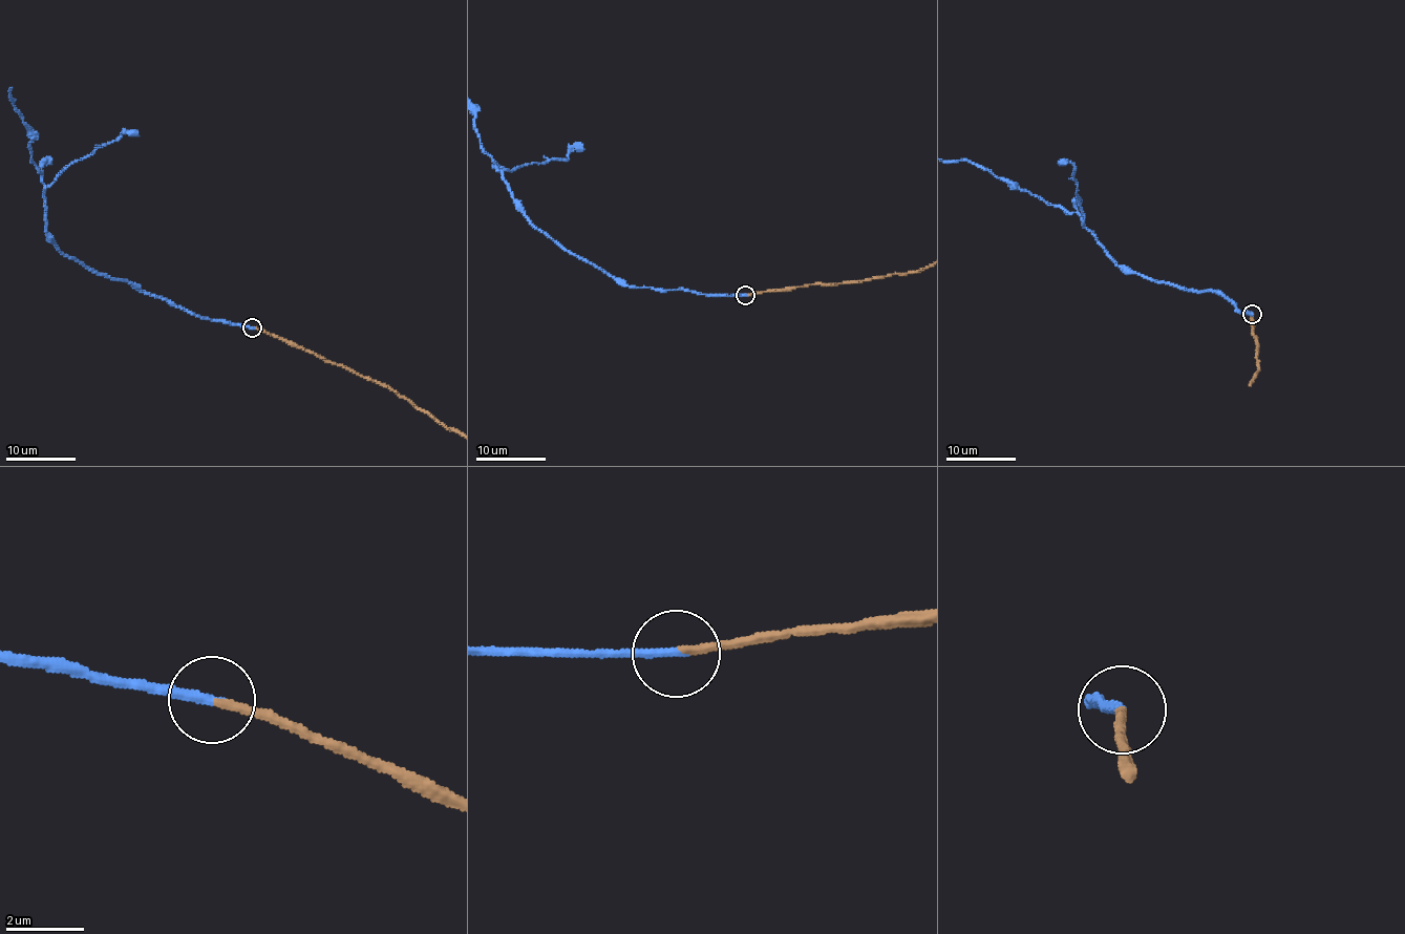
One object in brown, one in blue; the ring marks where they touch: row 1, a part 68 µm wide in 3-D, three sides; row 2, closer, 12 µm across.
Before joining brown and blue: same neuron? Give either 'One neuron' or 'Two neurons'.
One neuron

